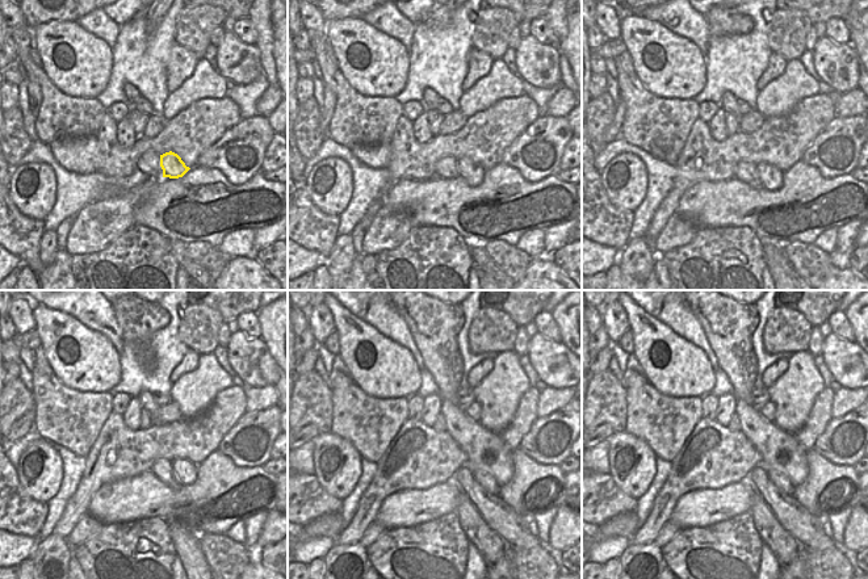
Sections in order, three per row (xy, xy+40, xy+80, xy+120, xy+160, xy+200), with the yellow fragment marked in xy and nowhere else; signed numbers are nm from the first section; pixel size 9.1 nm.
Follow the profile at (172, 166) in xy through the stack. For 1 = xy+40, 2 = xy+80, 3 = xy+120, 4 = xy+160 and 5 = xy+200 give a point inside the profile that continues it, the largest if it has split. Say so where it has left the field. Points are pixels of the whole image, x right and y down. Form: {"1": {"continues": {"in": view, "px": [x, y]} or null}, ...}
{"1": {"continues": {"in": "xy+40", "px": [469, 171]}}, "2": {"continues": {"in": "xy+80", "px": [771, 177]}}, "3": {"continues": {"in": "xy+120", "px": [185, 471]}}, "4": {"continues": {"in": "xy+160", "px": [485, 479]}}, "5": {"continues": {"in": "xy+200", "px": [779, 479]}}}

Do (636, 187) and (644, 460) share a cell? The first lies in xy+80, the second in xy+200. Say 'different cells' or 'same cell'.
same cell

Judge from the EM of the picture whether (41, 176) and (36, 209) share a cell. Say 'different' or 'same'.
same

